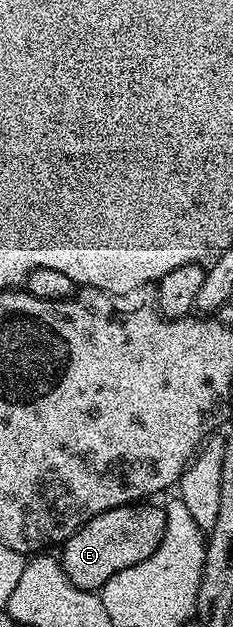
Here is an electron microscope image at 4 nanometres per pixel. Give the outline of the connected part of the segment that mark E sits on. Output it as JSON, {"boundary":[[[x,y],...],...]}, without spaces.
{"boundary":[[[130,504],[111,508],[91,520],[87,520],[87,524],[83,524],[83,528],[76,530],[65,541],[59,550],[59,561],[67,580],[71,580],[71,584],[75,588],[100,591],[101,586],[107,584],[107,580],[111,580],[111,576],[115,576],[115,572],[123,572],[123,568],[131,568],[143,560],[147,560],[151,556],[151,552],[155,552],[155,548],[159,548],[165,535],[165,511],[160,505],[149,505],[153,504]]]}

